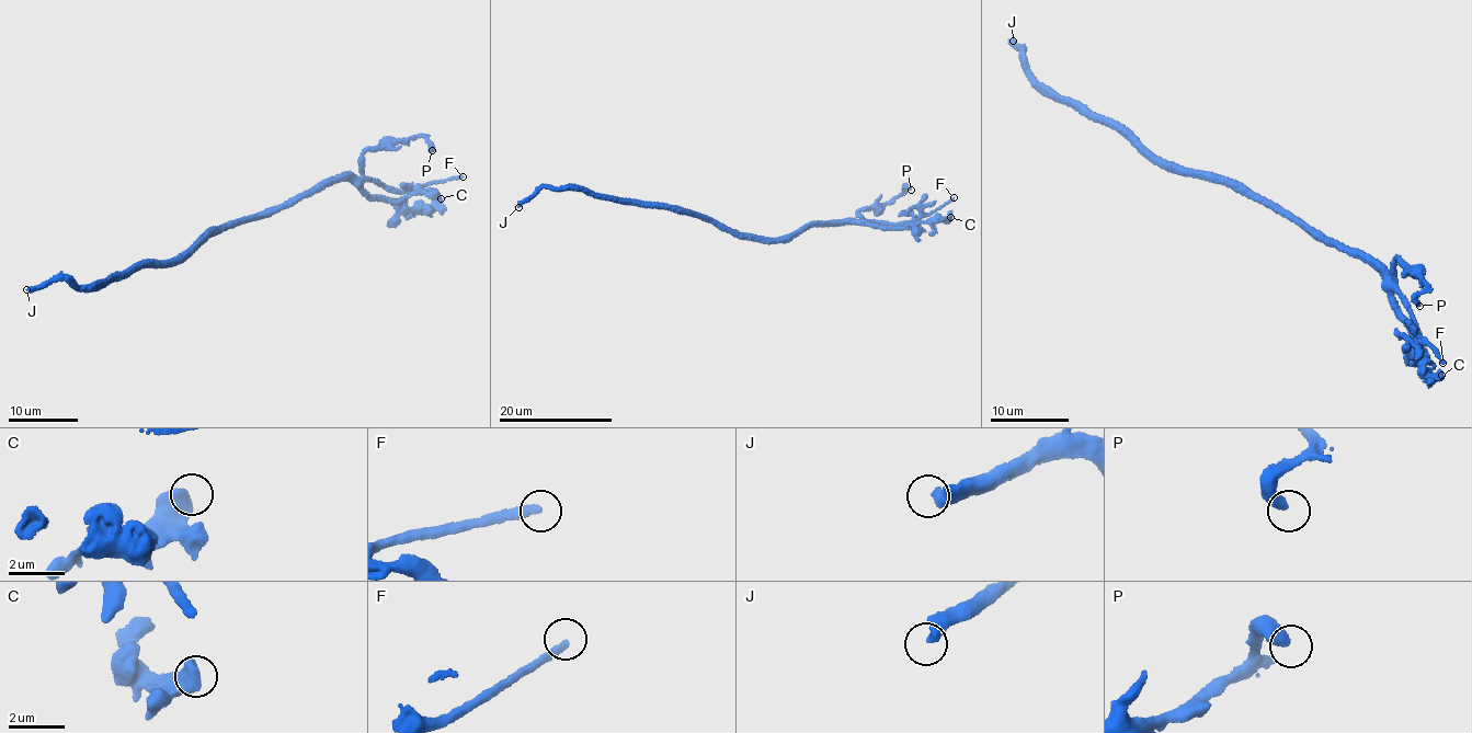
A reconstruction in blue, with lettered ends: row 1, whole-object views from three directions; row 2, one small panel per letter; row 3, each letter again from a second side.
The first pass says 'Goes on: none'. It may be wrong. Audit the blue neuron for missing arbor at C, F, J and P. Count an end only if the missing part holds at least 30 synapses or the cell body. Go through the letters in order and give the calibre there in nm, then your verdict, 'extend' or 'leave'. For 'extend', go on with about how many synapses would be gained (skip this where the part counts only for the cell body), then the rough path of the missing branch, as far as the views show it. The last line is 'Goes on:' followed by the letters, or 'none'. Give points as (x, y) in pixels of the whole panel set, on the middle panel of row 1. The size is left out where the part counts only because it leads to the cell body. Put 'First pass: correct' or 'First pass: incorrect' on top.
First pass: incorrect
C: calibre 650 nm; leave
F: calibre 320 nm; leave
J: calibre 440 nm; extend; 60 synapses
P: calibre 460 nm; leave
Goes on: J

